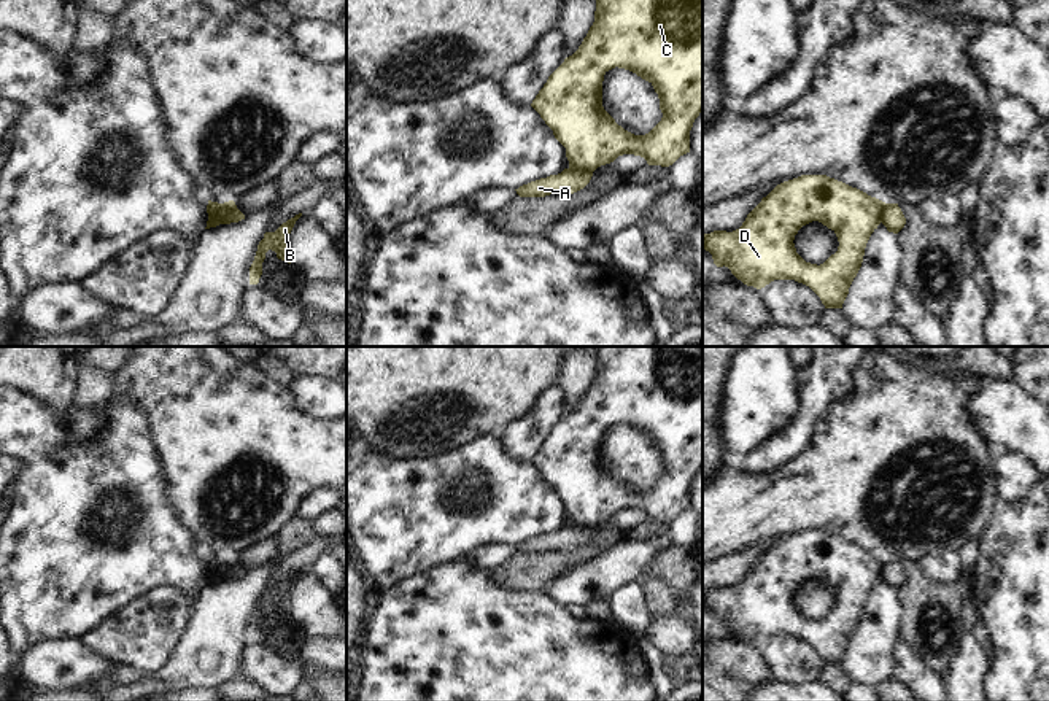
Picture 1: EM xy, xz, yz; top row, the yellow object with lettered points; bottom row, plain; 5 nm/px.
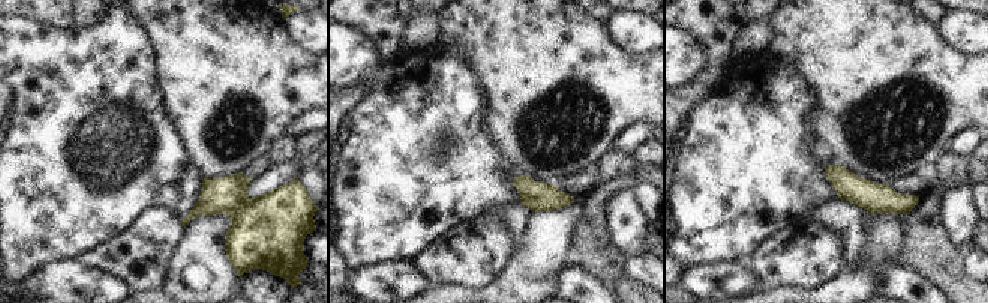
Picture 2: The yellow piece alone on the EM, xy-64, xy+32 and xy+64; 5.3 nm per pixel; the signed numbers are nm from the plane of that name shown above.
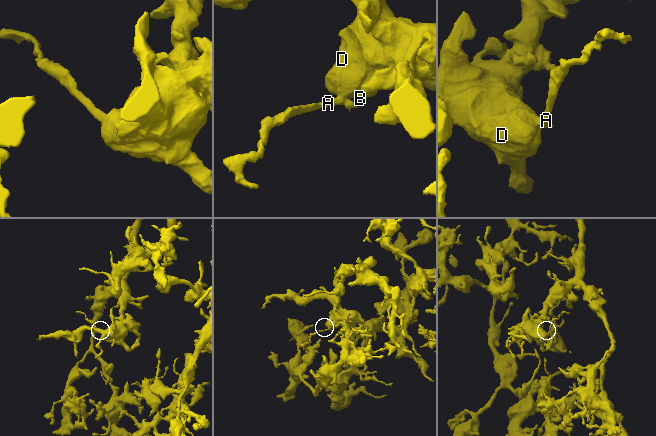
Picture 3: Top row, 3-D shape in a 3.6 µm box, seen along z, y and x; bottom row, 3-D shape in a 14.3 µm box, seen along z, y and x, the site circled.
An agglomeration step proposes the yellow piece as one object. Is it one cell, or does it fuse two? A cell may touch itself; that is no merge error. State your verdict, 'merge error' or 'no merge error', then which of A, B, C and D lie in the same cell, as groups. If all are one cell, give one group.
merge error | A / B C D

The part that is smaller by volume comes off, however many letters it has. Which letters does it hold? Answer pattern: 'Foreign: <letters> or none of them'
Foreign: A

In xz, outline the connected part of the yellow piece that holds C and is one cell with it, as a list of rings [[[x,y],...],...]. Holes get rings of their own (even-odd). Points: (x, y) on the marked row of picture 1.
[[[596,0],[594,22],[582,45],[548,76],[531,107],[566,148],[569,168],[594,172],[623,154],[641,156],[648,165],[672,165],[690,153],[690,130],[703,111],[703,0]],[[615,67],[648,81],[658,94],[663,118],[645,135],[625,130],[602,107],[604,75]]]

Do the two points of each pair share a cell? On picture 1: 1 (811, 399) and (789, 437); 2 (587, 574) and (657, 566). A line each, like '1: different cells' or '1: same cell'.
1: same cell
2: different cells

